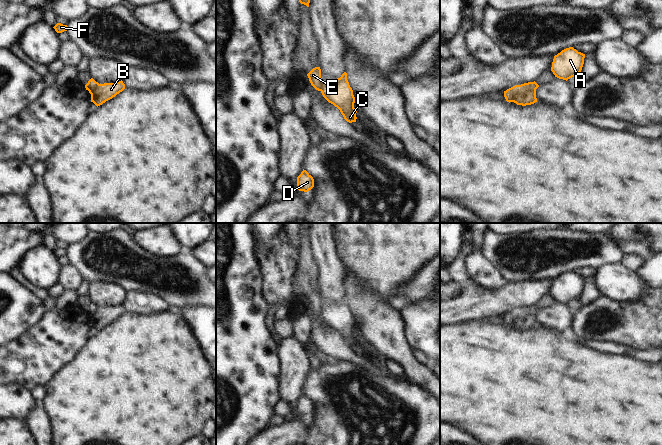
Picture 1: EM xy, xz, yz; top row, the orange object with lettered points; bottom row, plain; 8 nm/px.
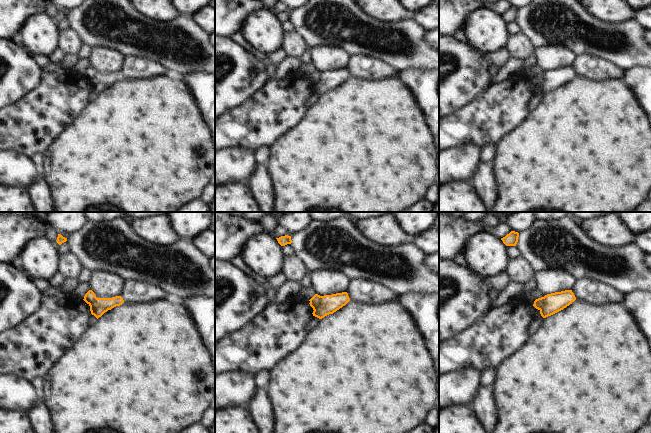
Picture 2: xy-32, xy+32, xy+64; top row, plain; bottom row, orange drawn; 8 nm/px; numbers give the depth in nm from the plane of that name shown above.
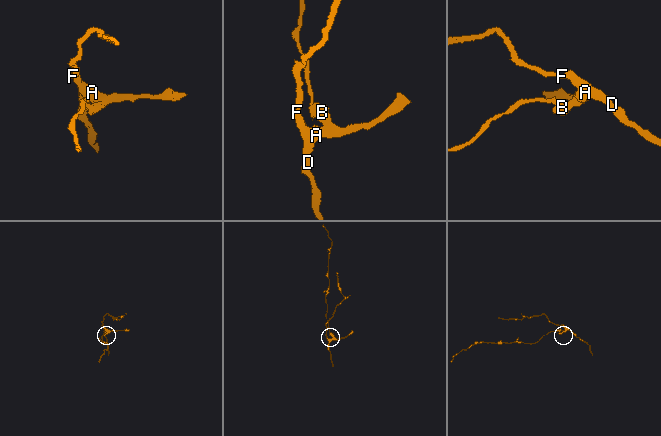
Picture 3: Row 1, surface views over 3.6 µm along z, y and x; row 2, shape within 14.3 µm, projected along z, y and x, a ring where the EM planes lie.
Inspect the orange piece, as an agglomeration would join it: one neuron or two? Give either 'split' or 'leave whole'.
split

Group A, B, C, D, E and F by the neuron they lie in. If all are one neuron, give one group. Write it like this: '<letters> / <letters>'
A B C D F / E

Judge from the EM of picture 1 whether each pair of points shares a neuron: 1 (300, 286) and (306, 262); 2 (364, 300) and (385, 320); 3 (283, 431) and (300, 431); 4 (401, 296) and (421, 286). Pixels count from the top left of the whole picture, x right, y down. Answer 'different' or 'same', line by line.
1: same
2: same
3: same
4: same

